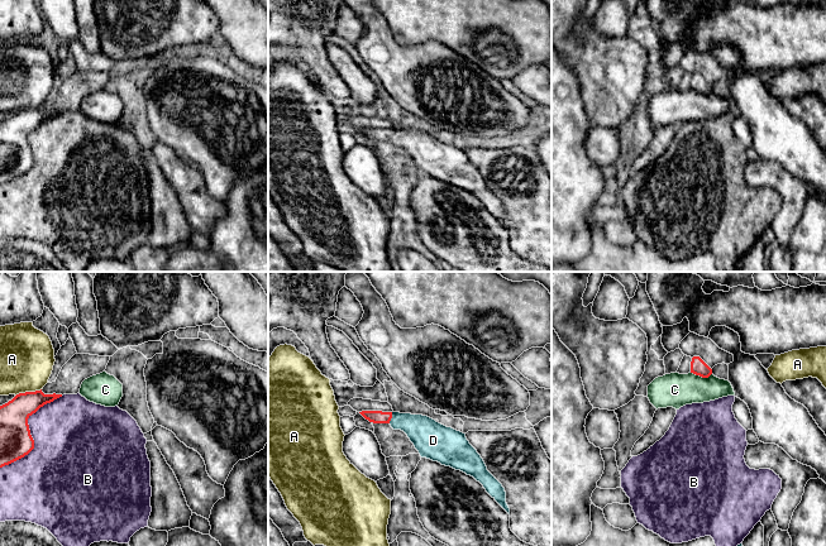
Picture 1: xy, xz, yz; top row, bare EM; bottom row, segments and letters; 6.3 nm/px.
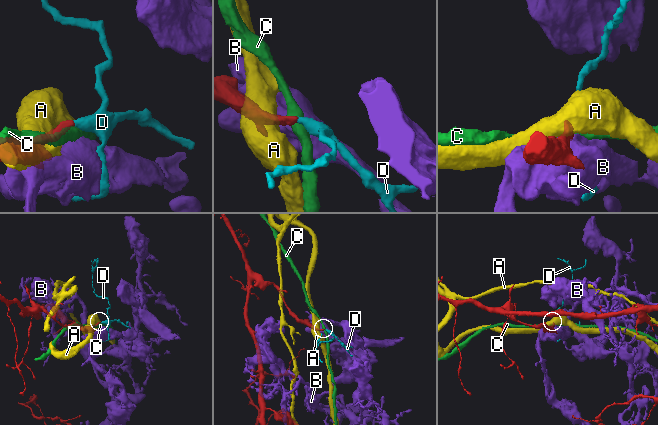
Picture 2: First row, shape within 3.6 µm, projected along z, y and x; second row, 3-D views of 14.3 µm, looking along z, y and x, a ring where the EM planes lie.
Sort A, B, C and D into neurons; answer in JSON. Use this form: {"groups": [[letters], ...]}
{"groups": [["A"], ["B"], ["C"], ["D"]]}

